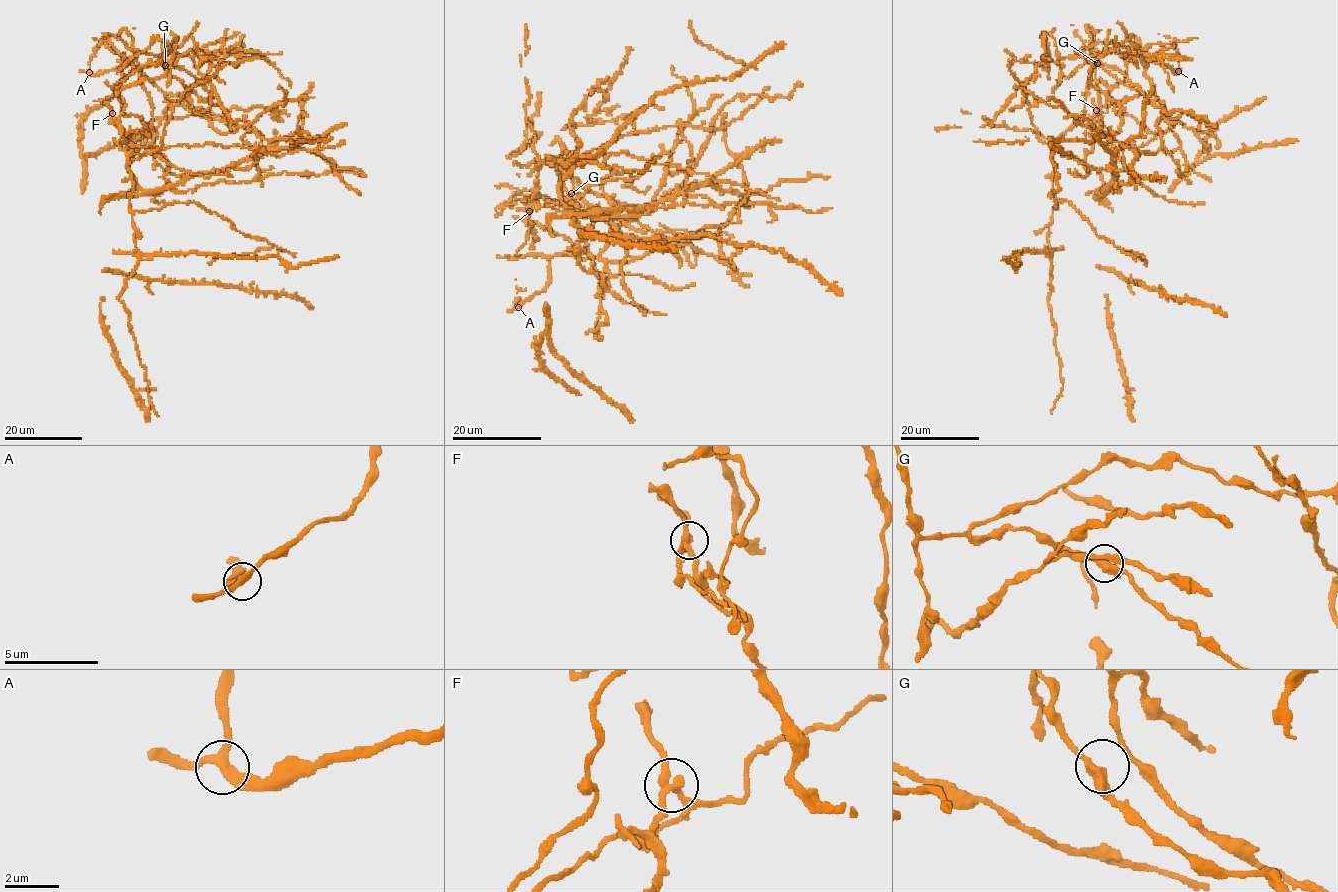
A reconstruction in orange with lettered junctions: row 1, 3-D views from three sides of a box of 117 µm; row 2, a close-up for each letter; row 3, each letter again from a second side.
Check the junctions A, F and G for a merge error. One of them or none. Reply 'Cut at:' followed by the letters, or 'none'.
Cut at: F

